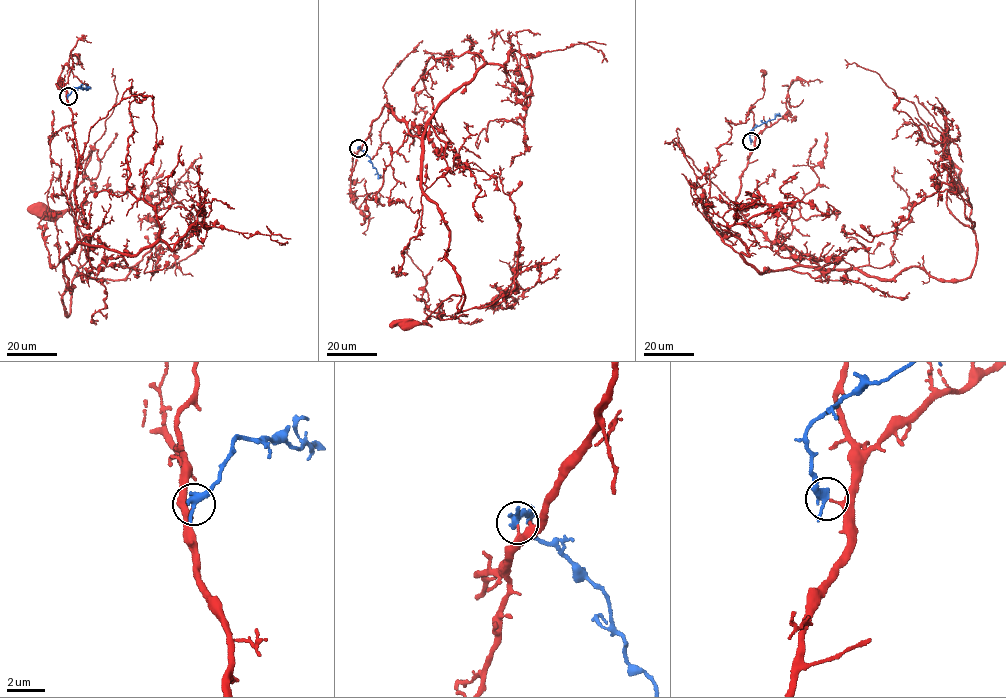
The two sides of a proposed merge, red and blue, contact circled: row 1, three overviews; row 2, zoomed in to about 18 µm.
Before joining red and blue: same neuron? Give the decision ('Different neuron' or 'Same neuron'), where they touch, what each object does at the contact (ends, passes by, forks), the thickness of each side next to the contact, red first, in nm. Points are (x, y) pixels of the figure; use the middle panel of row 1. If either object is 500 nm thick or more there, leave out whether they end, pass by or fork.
Same neuron. Place: (358, 148). At the ring red ends. At the ring blue passes by. Thickness 200 nm (red) against 320 nm

